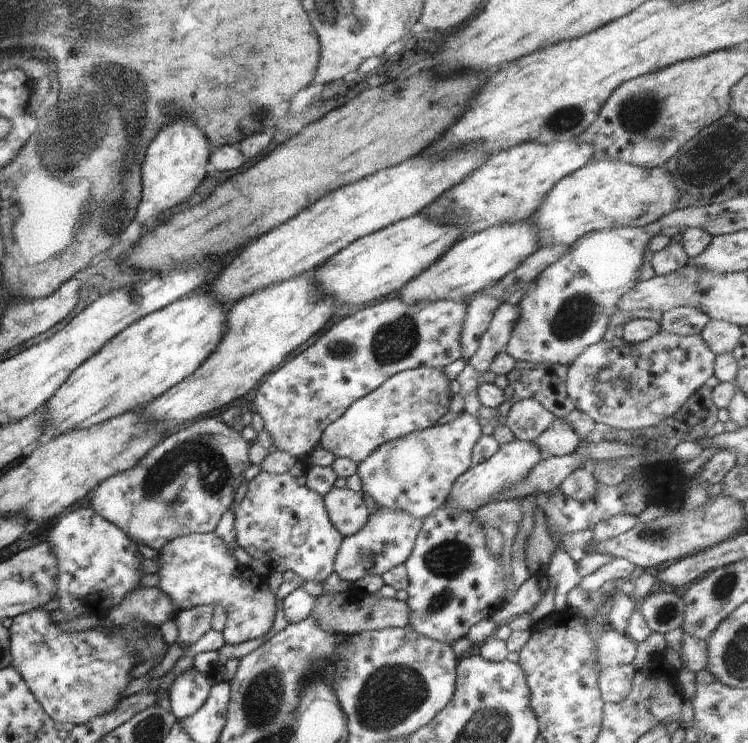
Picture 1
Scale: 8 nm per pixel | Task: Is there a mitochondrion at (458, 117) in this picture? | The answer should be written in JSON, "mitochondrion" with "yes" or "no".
{"mitochondrion":"no"}

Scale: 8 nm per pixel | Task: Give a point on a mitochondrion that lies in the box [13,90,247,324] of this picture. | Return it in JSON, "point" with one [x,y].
{"point":[117,210]}

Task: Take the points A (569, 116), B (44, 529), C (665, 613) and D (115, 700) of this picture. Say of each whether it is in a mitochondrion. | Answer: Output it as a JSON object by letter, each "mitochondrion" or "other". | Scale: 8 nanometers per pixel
{"A":"mitochondrion","B":"other","C":"mitochondrion","D":"other"}

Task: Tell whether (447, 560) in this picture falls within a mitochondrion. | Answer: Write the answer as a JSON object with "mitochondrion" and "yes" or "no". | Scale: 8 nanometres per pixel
{"mitochondrion":"yes"}

